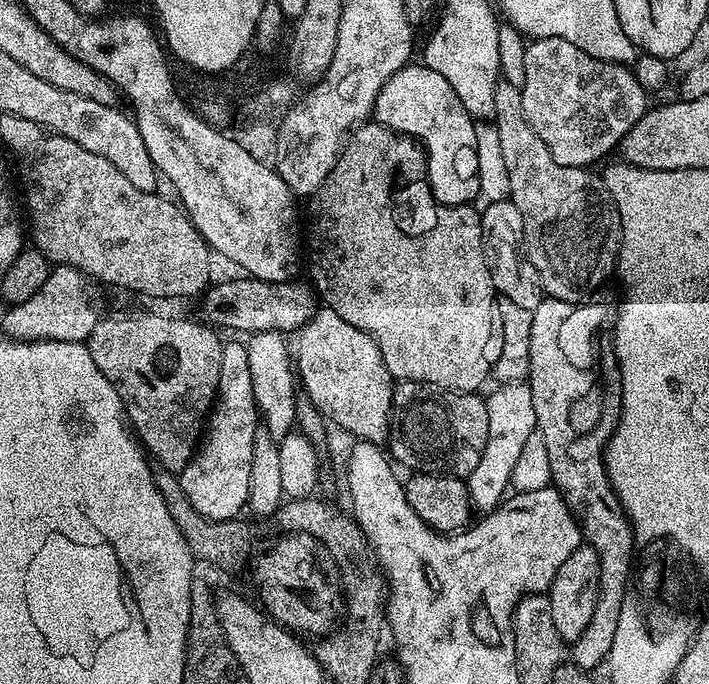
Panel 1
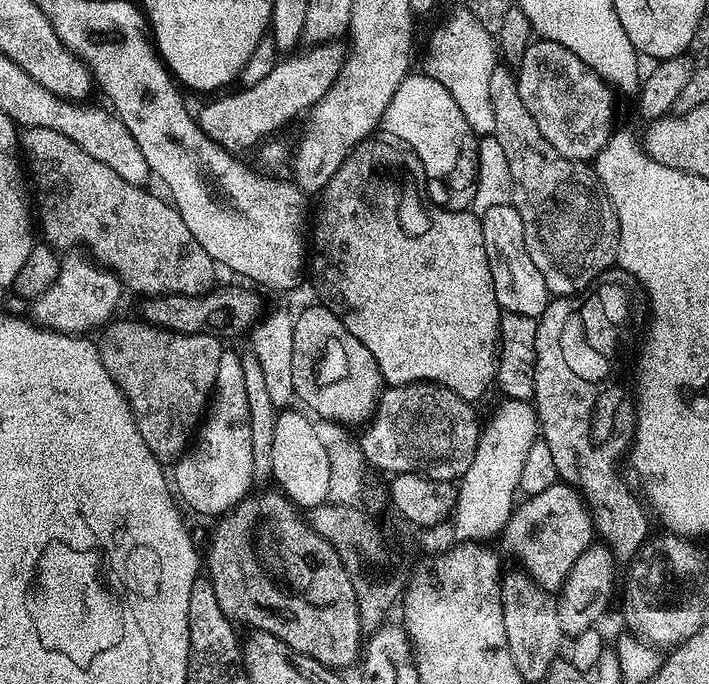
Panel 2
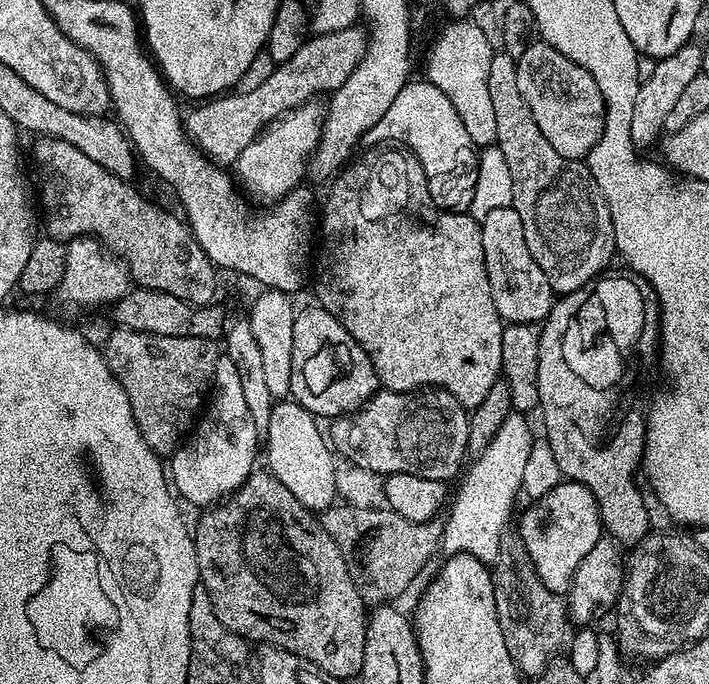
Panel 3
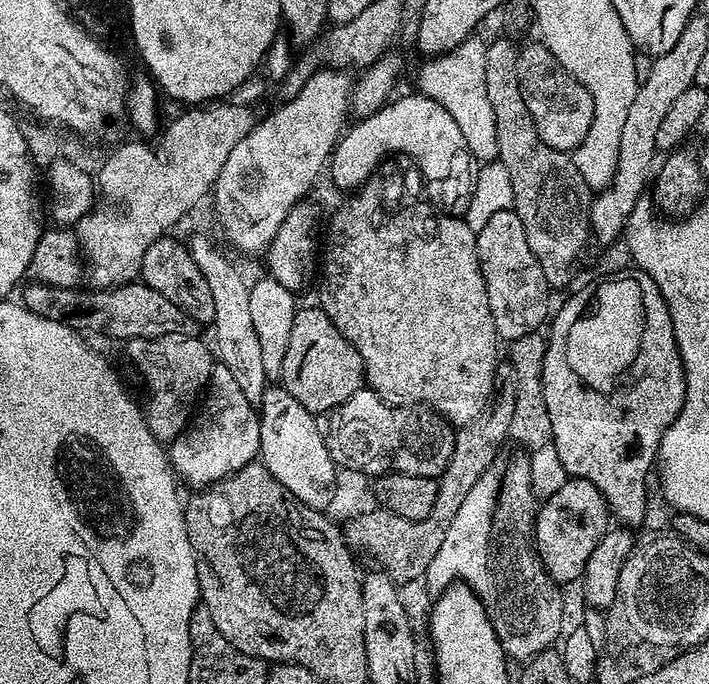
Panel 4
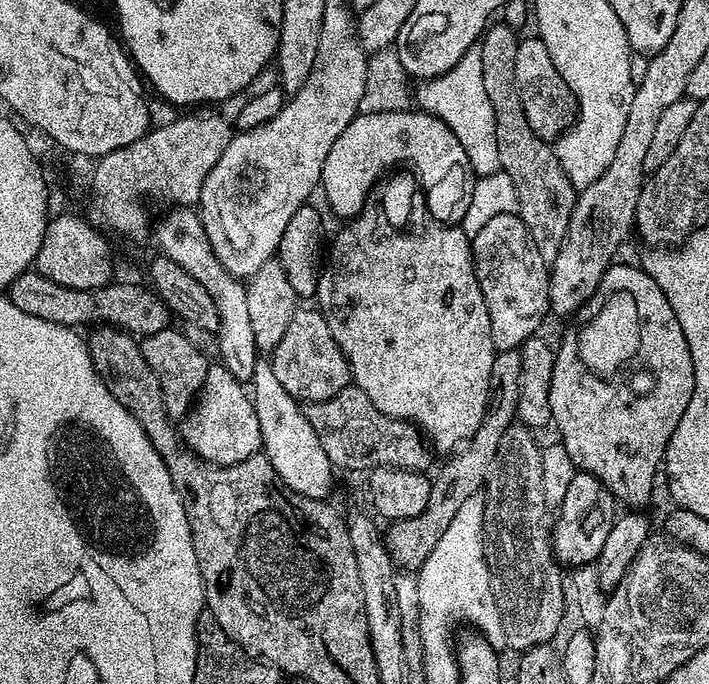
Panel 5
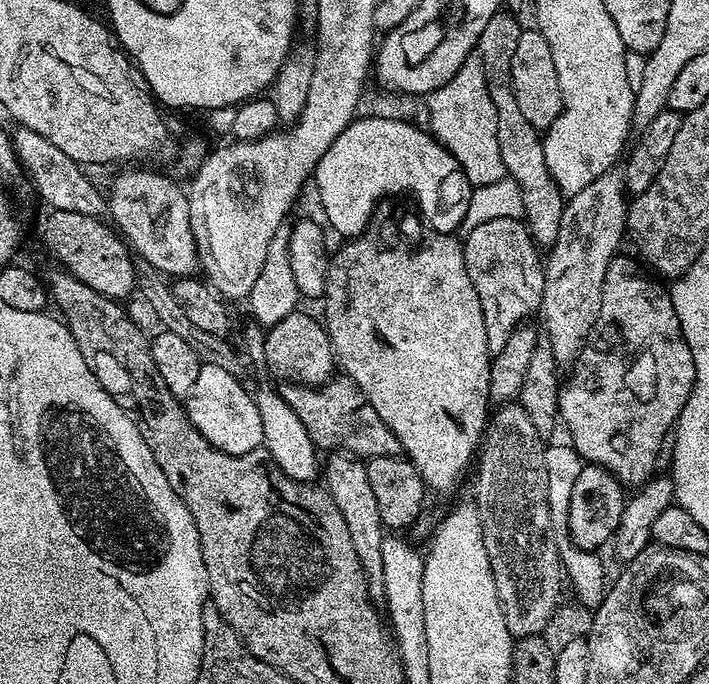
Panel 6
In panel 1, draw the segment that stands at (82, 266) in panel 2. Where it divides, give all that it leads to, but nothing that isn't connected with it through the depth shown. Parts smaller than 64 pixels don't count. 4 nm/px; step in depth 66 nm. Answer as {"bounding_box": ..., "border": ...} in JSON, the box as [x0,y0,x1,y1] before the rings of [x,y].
{"bounding_box":[2,264,102,342],"border":[[[57,264],[49,271],[38,294],[30,294],[26,302],[13,304],[4,316],[2,330],[17,340],[53,340],[54,342],[84,342],[94,330],[102,312],[96,309],[89,277],[68,264]]]}

